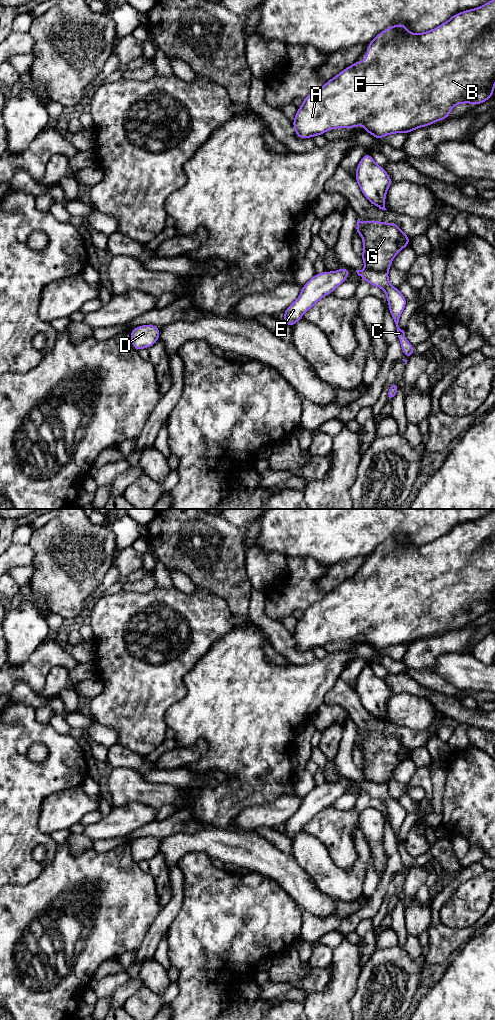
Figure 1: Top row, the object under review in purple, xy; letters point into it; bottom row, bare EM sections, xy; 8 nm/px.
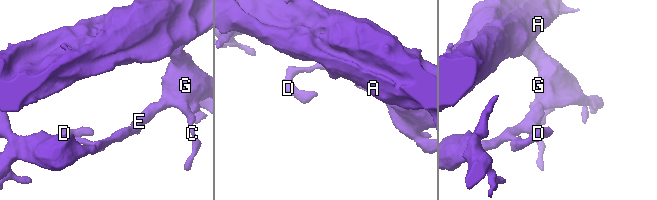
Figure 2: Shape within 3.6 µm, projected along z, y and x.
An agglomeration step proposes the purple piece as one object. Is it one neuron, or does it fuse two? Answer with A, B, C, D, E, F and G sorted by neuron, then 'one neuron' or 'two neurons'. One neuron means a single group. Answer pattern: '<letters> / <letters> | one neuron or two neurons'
A B F G / C D E | two neurons

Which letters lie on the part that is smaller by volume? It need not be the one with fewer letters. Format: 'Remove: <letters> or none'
Remove: C, D, E

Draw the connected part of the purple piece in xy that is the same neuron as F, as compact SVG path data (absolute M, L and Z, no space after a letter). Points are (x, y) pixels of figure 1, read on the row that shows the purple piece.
M495 0L488 1L486 4L469 9L453 15L448 21L438 27L424 33L410 33L404 23L389 26L379 33L367 47L366 59L355 61L353 65L345 68L334 78L328 80L324 86L303 98L303 104L297 108L295 119L292 125L296 131L297 138L312 138L316 135L323 135L326 131L336 128L355 128L363 125L365 132L370 133L375 139L383 138L389 134L410 133L413 130L429 126L438 120L449 118L449 113L457 104L471 103L480 105L492 98L495 89Z

